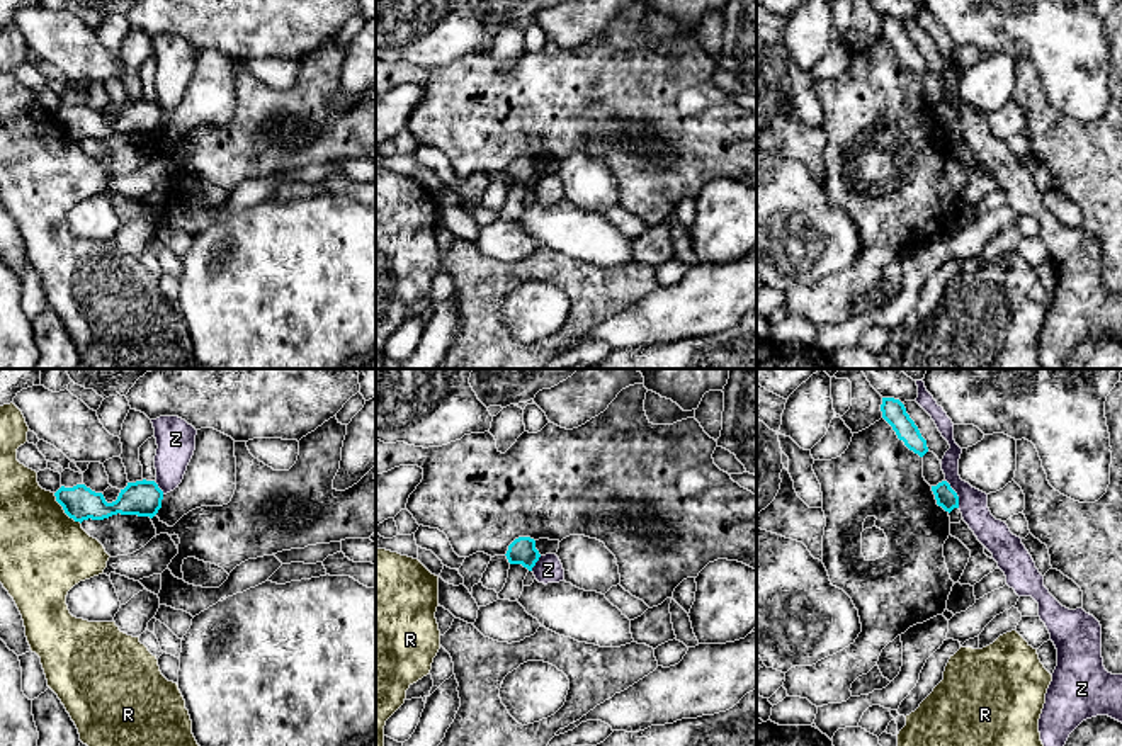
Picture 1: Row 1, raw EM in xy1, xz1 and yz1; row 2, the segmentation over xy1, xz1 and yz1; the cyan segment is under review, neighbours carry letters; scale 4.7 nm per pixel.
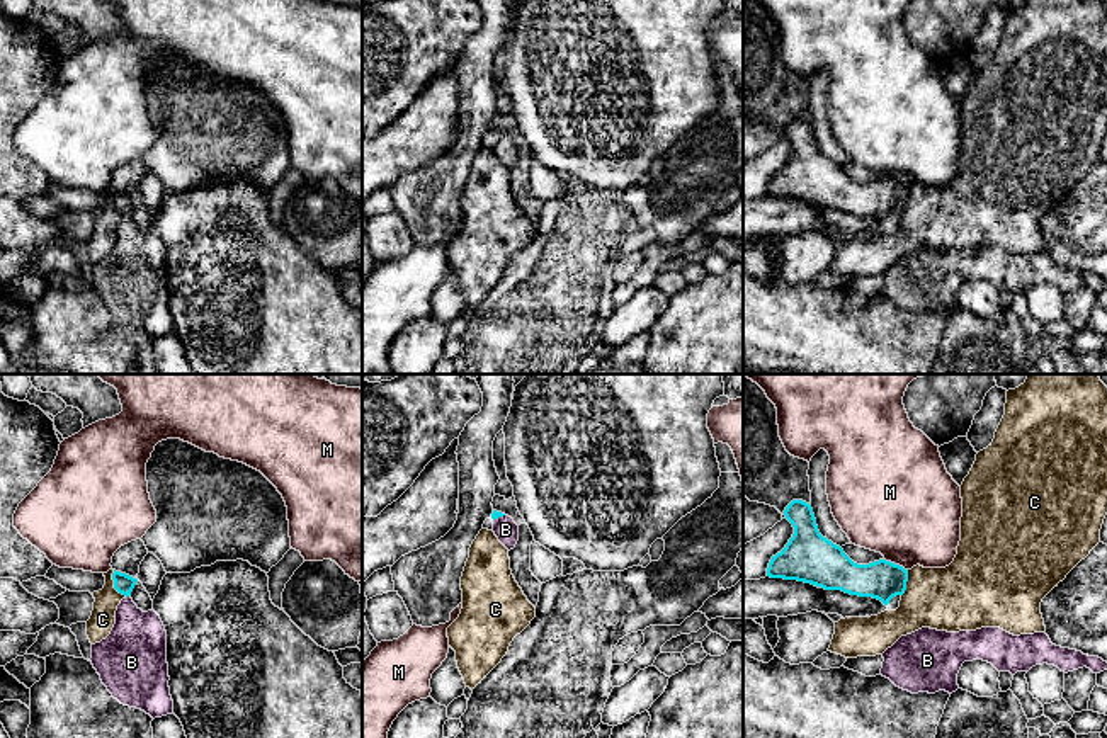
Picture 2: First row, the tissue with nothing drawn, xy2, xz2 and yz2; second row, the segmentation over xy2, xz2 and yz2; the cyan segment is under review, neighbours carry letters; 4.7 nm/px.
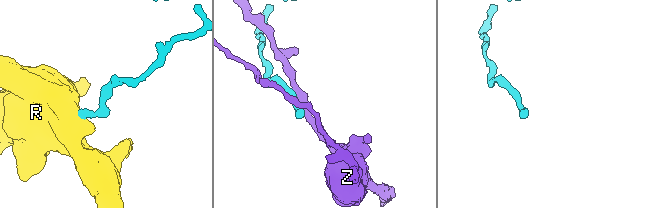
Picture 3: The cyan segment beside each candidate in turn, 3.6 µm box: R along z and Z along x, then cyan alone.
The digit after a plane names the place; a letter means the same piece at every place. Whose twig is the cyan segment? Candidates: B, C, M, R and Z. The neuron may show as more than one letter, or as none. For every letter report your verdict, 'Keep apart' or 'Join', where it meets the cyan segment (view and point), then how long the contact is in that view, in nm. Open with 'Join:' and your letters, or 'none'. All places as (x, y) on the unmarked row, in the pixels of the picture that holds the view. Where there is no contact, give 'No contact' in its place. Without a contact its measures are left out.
Join: B
B: Join. Touches cyan at xz2 (499, 135). Shared border 70 nm
C: Keep apart. Touches cyan at xy2 (114, 204). Shared border 140 nm
M: Keep apart. Touches cyan at yz2 (896, 184). Shared border 130 nm
R: Keep apart. Touches cyan at xy1 (63, 128). Shared border 200 nm
Z: Keep apart. Touches cyan at yz1 (956, 113). Shared border 150 nm

